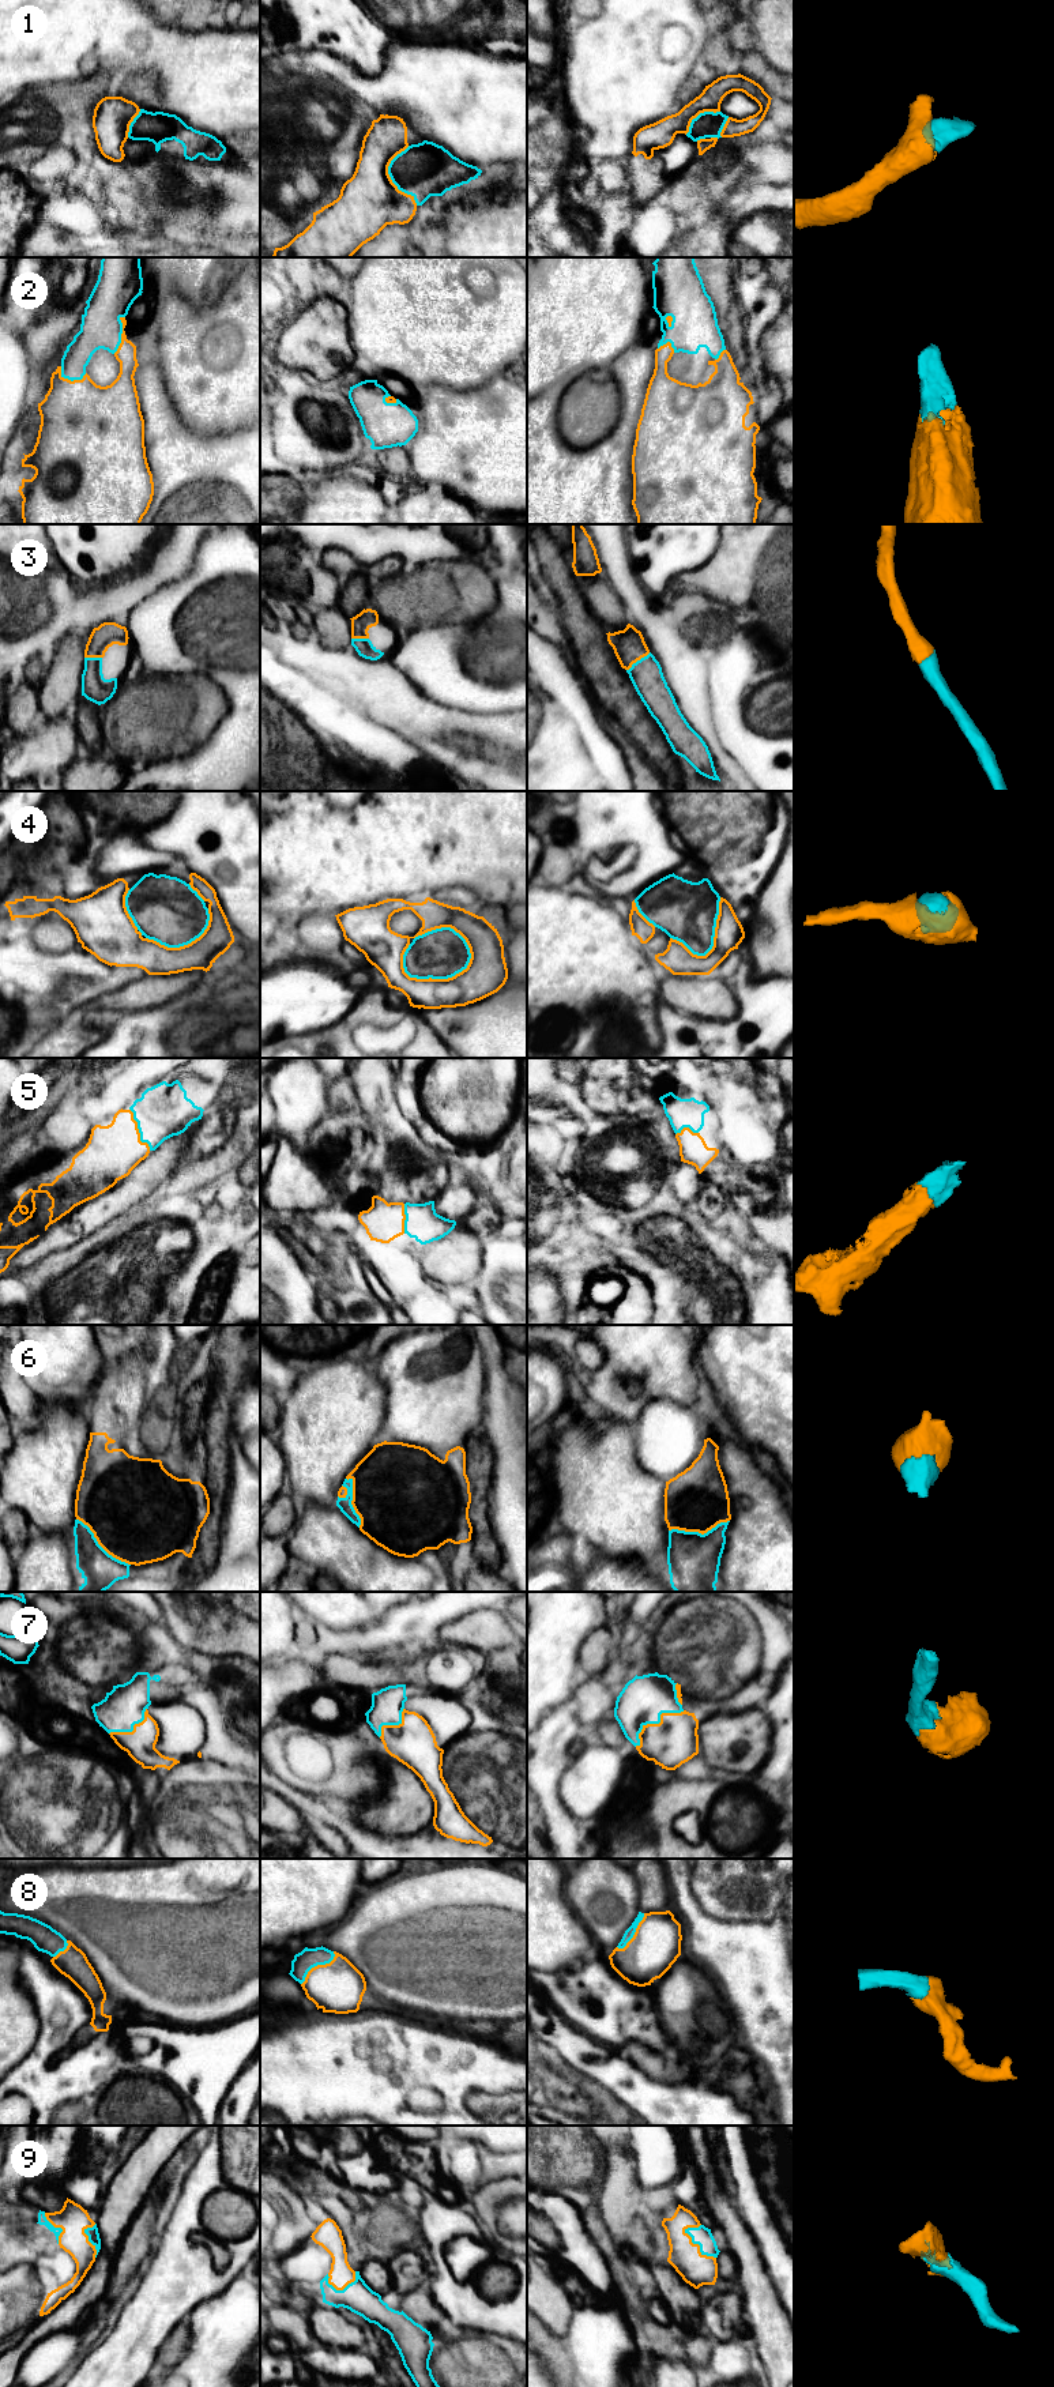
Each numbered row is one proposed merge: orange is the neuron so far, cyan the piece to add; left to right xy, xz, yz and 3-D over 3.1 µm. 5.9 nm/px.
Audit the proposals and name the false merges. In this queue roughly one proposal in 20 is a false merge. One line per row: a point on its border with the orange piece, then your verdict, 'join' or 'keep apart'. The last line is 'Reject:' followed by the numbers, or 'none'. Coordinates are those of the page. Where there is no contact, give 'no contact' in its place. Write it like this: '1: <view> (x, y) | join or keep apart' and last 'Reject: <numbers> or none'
1: xz (390, 177) | join
2: xy (121, 334) | join
3: yz (637, 659) | join
4: xz (444, 979) | join
5: xy (138, 1130) | join
6: xy (101, 1546) | join
7: yz (655, 1724) | join
8: xz (317, 1965) | join
9: yz (699, 2247) | join
Reject: none

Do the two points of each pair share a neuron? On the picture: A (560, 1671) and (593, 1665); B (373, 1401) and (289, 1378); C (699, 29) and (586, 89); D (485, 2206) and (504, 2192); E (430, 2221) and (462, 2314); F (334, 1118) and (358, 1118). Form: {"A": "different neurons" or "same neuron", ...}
{"A": "different neurons", "B": "different neurons", "C": "same neuron", "D": "same neuron", "E": "same neuron", "F": "same neuron"}

